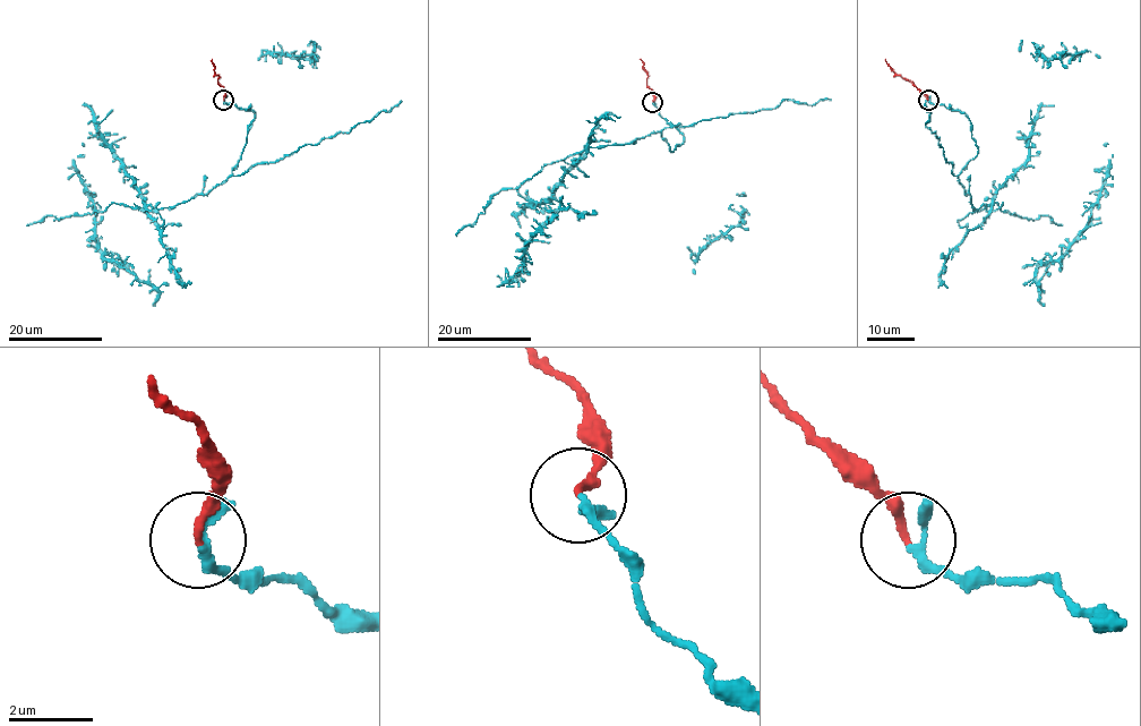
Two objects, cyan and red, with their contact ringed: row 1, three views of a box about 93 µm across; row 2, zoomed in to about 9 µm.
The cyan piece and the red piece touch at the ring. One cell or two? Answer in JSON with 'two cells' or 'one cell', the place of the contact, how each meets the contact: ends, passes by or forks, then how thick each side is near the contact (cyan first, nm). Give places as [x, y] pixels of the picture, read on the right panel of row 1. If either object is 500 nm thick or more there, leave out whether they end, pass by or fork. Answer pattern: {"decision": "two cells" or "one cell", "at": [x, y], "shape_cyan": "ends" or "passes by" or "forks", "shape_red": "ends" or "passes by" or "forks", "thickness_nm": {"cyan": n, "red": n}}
{"decision": "one cell", "at": [928, 100], "shape_cyan": "passes by", "shape_red": "ends", "thickness_nm": {"cyan": 180, "red": 190}}

